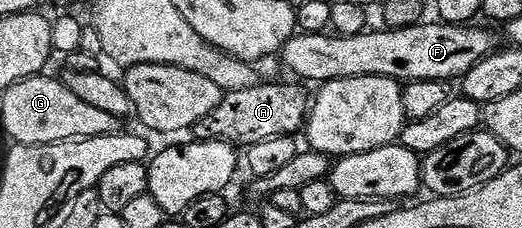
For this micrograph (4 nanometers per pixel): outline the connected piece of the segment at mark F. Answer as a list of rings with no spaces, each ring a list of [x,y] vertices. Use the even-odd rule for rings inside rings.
[[[439,21],[422,23],[387,29],[388,31],[369,29],[363,35],[354,37],[333,34],[332,39],[327,39],[329,36],[324,33],[297,33],[279,51],[278,59],[297,75],[297,80],[309,79],[315,85],[367,75],[385,75],[391,79],[417,83],[427,79],[459,80],[471,67],[478,65],[478,61],[497,50],[495,37],[490,32],[483,31],[480,25],[457,25]]]

